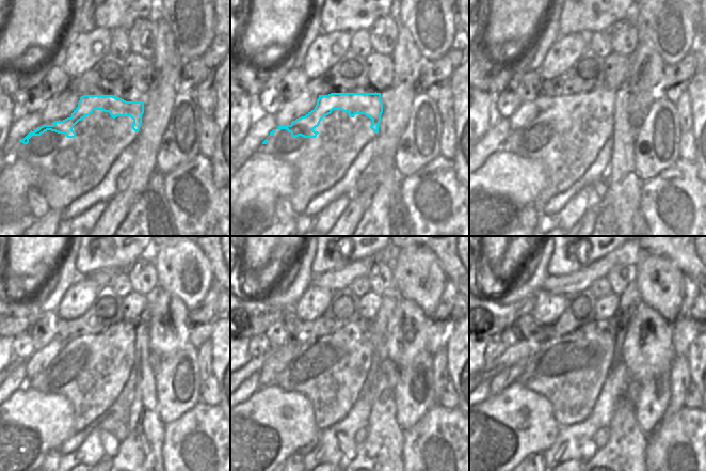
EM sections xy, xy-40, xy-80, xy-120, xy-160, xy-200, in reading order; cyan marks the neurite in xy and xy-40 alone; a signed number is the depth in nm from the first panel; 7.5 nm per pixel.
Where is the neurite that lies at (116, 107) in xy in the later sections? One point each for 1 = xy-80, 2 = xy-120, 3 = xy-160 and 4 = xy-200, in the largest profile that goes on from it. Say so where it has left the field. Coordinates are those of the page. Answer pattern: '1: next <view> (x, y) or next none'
1: next xy-80 (602, 100)
2: next xy-120 (119, 338)
3: next xy-160 (353, 336)
4: next xy-200 (549, 354)

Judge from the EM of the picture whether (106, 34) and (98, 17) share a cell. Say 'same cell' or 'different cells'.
different cells

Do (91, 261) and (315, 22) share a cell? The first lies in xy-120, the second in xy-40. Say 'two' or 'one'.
two

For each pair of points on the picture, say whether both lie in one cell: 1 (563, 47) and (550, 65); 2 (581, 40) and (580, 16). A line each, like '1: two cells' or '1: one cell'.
1: one cell
2: two cells

